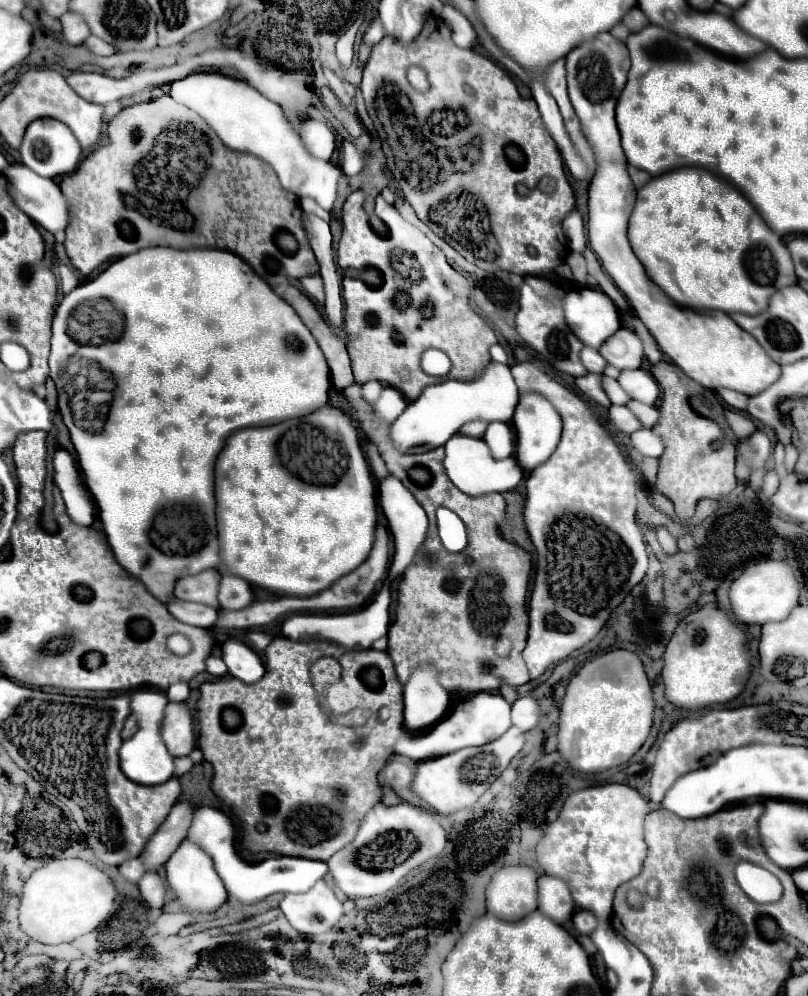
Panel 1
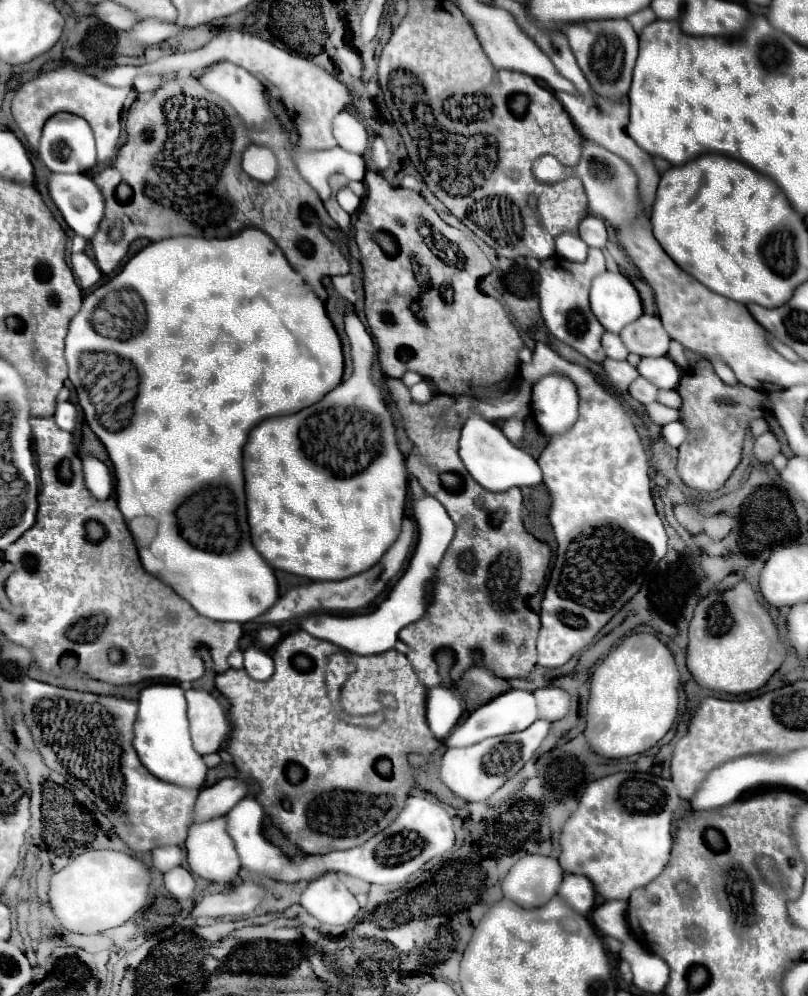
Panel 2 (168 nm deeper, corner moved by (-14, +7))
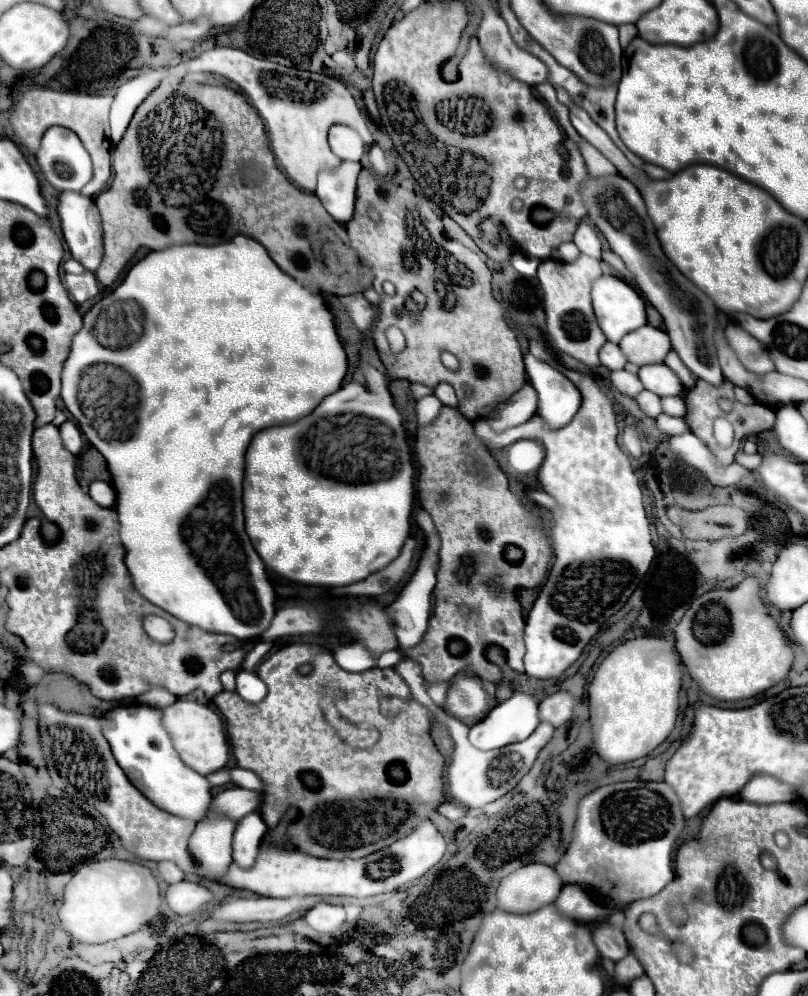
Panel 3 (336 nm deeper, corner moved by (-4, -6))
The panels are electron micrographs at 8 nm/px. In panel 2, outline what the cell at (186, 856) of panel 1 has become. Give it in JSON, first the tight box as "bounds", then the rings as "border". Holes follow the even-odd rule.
{"bounds":[187,817,239,885],"border":[[[225,817],[211,819],[209,823],[195,823],[187,835],[187,863],[189,871],[197,877],[213,881],[217,885],[233,885],[239,875],[239,857],[235,853],[233,841],[225,831]]]}

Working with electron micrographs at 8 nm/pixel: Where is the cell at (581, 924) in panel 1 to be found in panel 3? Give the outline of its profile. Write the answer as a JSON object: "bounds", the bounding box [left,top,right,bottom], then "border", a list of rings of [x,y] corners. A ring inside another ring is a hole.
{"bounds":[593,924,627,962],"border":[[[603,924],[601,928],[597,928],[593,932],[593,940],[601,952],[601,956],[613,960],[613,962],[619,962],[621,958],[627,956],[627,942],[625,942],[625,936],[621,930],[617,930],[615,926],[611,924]]]}

